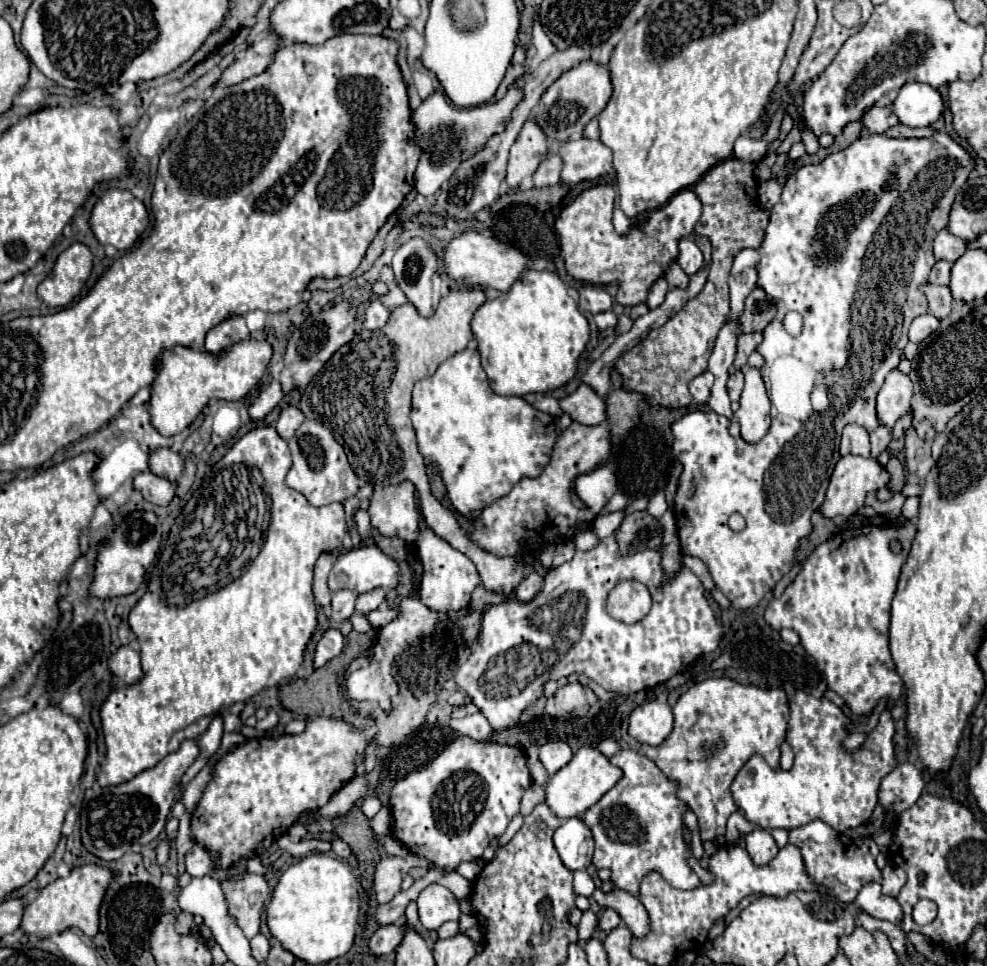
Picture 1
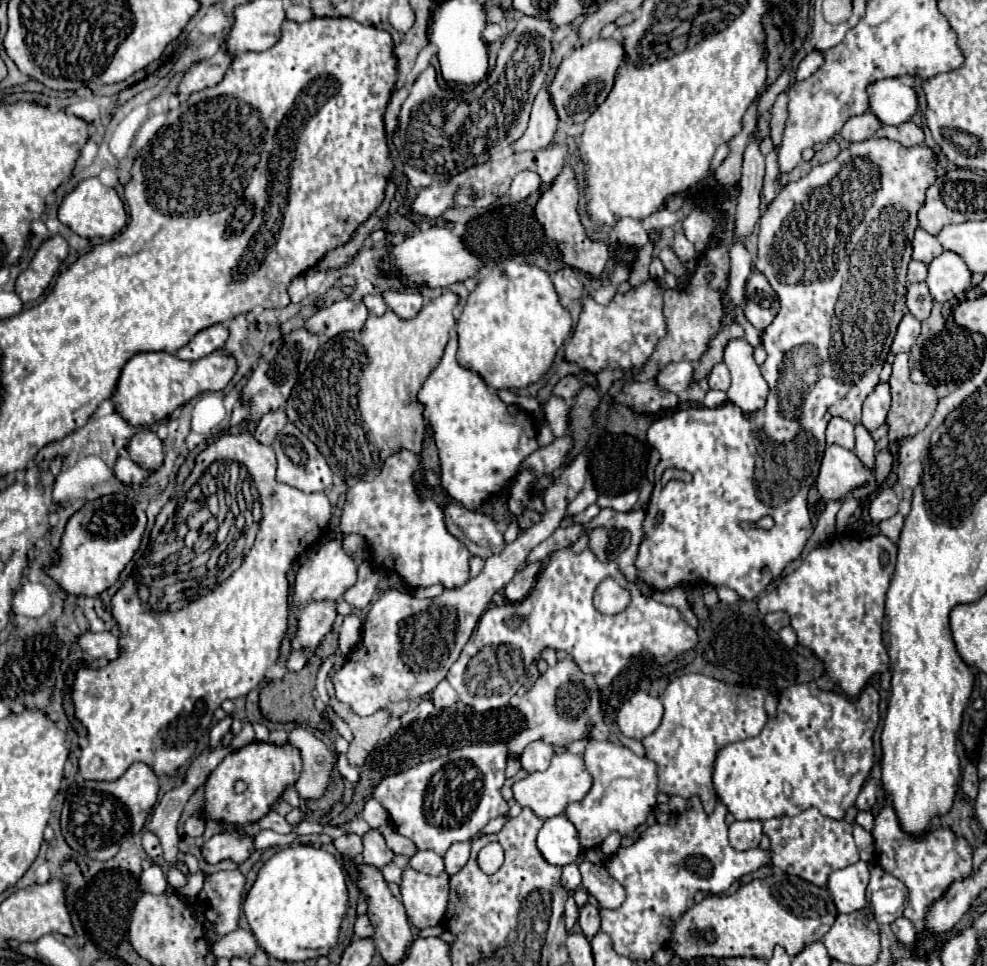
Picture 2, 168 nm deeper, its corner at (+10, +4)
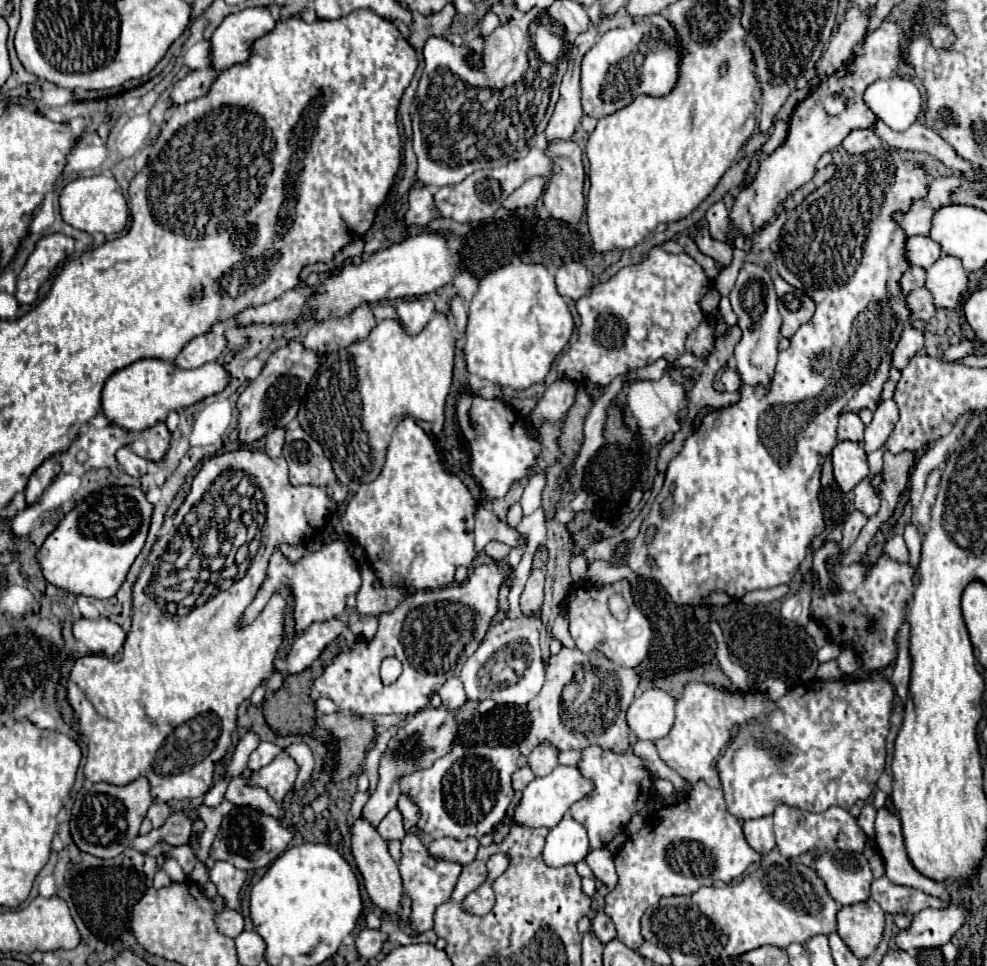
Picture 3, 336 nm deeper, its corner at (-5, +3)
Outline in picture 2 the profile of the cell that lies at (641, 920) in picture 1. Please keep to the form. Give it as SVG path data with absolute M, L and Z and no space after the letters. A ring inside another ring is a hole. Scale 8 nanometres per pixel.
M584 860L578 862L578 868L582 874L582 886L600 902L602 908L618 908L624 902L624 888L612 880L604 866Z

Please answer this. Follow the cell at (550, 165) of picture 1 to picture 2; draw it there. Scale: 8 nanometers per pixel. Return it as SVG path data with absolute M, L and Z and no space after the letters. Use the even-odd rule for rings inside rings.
M520 172L508 190L508 196L516 202L528 198L532 192L536 192L540 188L540 176L536 176L534 172Z

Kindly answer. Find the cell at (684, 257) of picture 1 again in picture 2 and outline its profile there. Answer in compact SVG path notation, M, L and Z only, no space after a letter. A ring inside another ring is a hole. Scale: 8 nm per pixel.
M676 234L672 246L674 246L674 250L676 250L676 254L678 254L678 258L680 258L682 262L688 262L688 260L692 260L692 258L696 256L694 244L688 242L688 238L686 238L684 234Z

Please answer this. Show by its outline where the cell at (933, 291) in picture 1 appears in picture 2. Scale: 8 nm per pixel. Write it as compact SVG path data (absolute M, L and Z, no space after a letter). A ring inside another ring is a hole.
M924 282L918 284L910 284L908 292L906 292L906 306L910 310L910 314L918 320L926 320L930 316L930 308L932 308L932 298L928 296L928 286Z

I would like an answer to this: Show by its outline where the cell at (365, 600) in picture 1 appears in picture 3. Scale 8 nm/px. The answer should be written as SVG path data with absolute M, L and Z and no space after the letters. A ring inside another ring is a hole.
M369 565L361 567L361 577L363 585L357 593L357 611L361 615L381 615L395 609L405 599L405 589L383 587Z

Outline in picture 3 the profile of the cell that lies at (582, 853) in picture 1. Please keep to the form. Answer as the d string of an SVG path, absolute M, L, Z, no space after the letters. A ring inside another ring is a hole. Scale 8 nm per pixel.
M565 815L547 835L543 859L551 867L561 867L583 861L589 851L587 831L571 815Z

